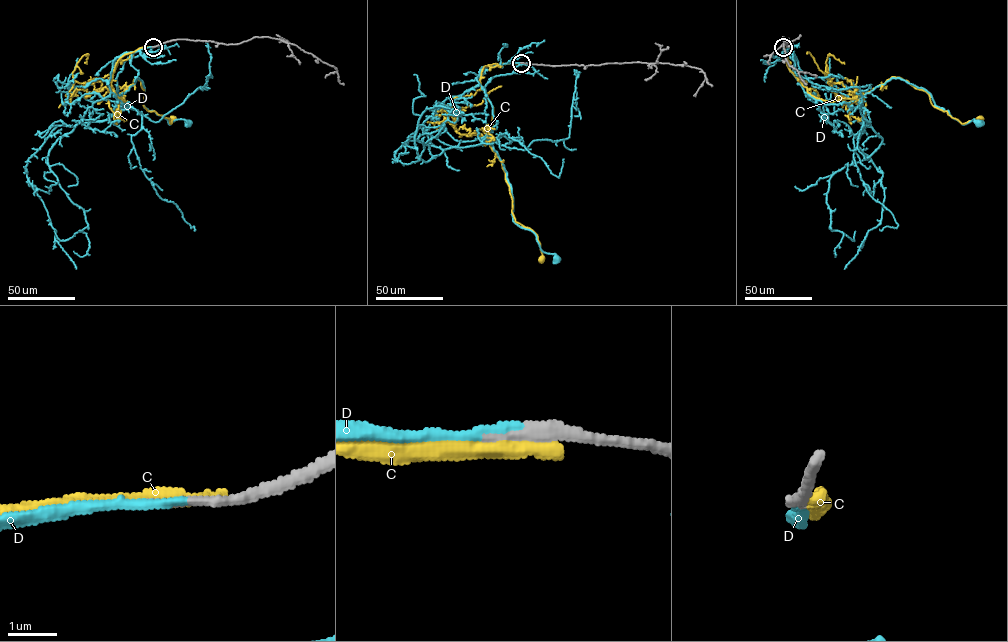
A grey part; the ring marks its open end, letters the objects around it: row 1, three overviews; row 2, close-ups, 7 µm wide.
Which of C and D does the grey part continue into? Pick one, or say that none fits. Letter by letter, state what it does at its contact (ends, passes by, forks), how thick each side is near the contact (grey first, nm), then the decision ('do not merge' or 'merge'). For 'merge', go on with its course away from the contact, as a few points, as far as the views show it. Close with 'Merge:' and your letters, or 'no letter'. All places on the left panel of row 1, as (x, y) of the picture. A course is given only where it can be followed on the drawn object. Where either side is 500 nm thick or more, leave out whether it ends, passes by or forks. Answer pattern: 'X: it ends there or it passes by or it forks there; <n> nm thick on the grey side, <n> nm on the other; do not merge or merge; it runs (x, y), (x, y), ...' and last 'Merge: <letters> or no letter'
C: it ends there; 280 nm thick on the grey side, 400 nm on the other; do not merge
D: it ends there; 240 nm thick on the grey side, 200 nm on the other; merge; it runs (153, 46), (114, 60), (110, 91), (129, 102), (120, 108), (138, 78), (144, 107), (169, 124), (189, 123)
Merge: D

